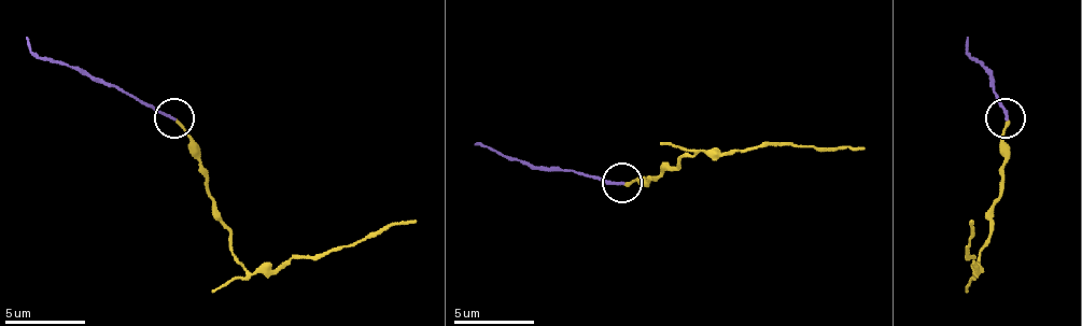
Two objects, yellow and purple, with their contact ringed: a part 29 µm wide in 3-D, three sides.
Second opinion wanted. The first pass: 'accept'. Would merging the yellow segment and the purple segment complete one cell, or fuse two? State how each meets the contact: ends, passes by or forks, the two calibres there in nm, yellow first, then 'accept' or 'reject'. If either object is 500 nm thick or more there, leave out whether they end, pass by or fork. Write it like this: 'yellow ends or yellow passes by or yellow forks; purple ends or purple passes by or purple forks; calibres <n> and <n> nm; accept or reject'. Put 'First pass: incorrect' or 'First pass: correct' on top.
First pass: correct
yellow ends; purple ends; calibres 160 and 170 nm; accept

